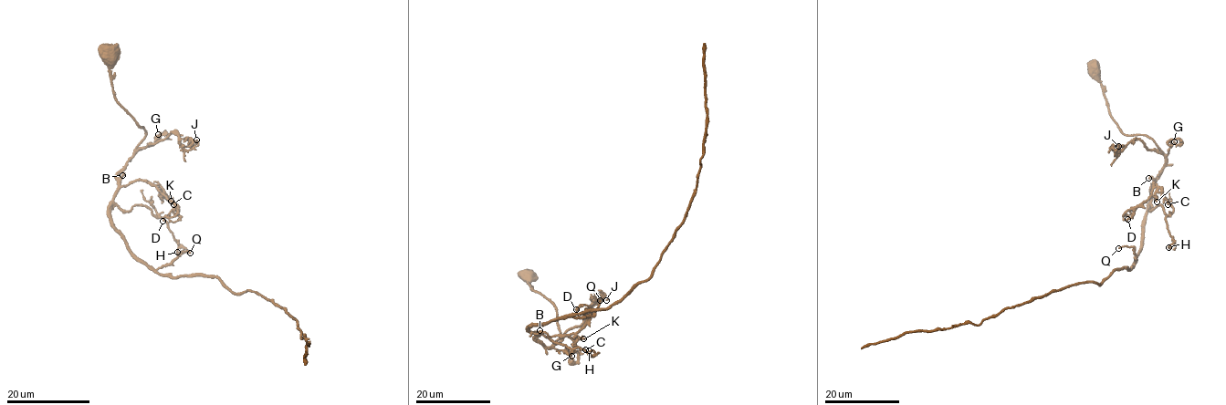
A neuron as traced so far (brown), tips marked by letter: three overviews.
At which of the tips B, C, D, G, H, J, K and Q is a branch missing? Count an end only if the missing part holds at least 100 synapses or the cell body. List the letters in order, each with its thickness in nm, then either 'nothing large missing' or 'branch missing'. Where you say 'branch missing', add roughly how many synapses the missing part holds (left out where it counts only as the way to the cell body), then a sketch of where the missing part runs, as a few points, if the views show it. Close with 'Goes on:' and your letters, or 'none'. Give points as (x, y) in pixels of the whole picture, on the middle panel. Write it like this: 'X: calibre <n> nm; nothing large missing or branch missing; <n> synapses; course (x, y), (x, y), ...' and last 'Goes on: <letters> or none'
B: calibre 190 nm; nothing large missing
C: calibre 160 nm; nothing large missing
D: calibre 140 nm; nothing large missing
G: calibre 140 nm; nothing large missing
H: calibre 140 nm; nothing large missing
J: calibre 110 nm; nothing large missing
K: calibre 160 nm; nothing large missing
Q: calibre 140 nm; nothing large missing
Goes on: none

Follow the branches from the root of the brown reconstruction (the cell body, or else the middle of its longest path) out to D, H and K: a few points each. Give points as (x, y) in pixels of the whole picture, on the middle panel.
D: (528, 275), (556, 310), (560, 337), (541, 344), (539, 332), (582, 327), (589, 307), (576, 309)
H: (528, 275), (554, 306), (560, 332), (550, 347), (535, 337), (545, 332), (589, 350)
K: (528, 275), (530, 287), (554, 306), (560, 332), (550, 347), (535, 337), (540, 332), (583, 338)

